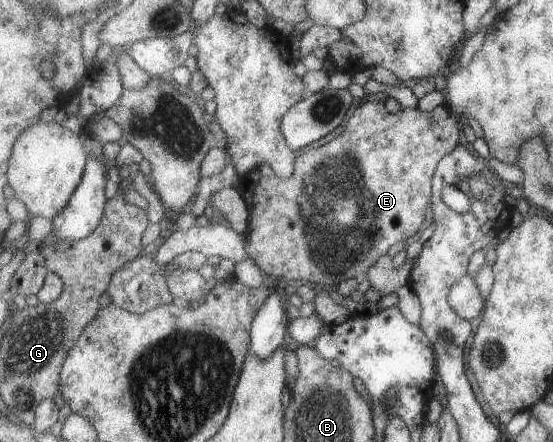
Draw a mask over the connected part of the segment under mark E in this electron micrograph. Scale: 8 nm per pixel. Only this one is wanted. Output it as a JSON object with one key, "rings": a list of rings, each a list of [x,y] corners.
{"rings":[[[367,101],[358,107],[347,122],[345,130],[335,139],[329,141],[322,147],[311,149],[299,157],[295,161],[295,170],[293,175],[287,180],[281,179],[276,175],[274,168],[268,164],[262,164],[257,169],[253,169],[250,173],[242,175],[239,191],[248,204],[250,226],[249,232],[246,234],[246,251],[249,256],[260,266],[268,278],[284,278],[296,280],[301,285],[306,286],[306,282],[320,285],[323,289],[337,288],[341,283],[359,275],[369,272],[369,269],[377,262],[377,259],[384,257],[387,251],[399,243],[399,241],[407,241],[413,235],[419,233],[425,217],[427,217],[427,207],[432,203],[433,179],[436,175],[437,167],[449,153],[452,153],[459,146],[461,139],[463,120],[451,111],[447,104],[442,104],[434,111],[422,111],[420,108],[404,108],[397,114],[389,112],[386,103],[381,101]]]}

